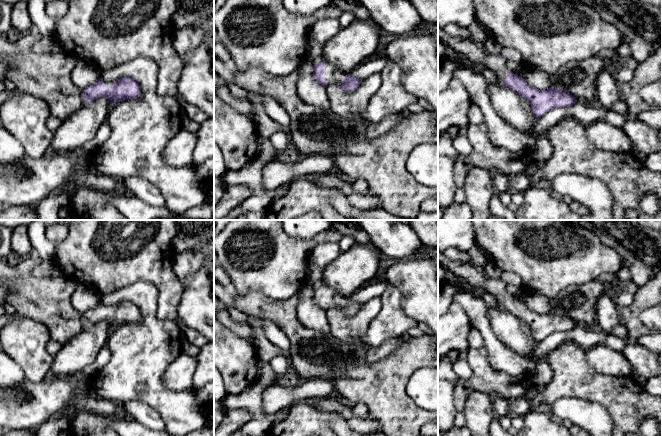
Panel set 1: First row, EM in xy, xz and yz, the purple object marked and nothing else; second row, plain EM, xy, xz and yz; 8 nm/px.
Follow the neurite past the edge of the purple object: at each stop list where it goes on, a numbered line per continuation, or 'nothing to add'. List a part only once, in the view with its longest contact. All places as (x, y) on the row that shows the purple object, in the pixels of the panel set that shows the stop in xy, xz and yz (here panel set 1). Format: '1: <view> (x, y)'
1: xz (333, 75)

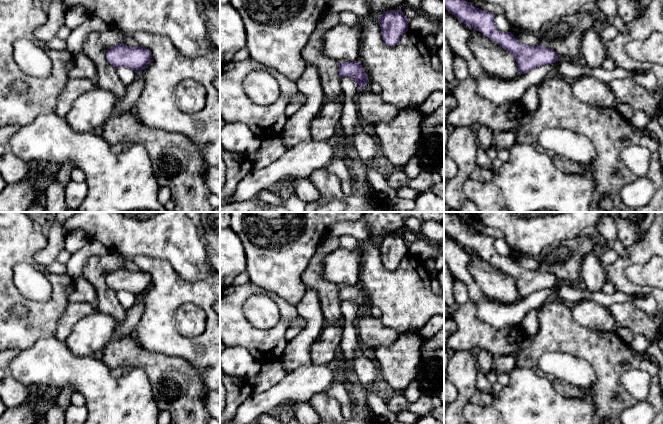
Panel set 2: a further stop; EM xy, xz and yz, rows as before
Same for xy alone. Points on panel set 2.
nothing to add

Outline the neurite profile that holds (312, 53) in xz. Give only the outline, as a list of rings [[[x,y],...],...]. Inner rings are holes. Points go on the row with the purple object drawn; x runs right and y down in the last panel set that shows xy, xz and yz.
[[[339,13],[324,15],[303,48],[302,59],[317,69],[326,100],[342,102],[344,95],[340,85],[339,63],[323,53],[324,35],[338,24]]]

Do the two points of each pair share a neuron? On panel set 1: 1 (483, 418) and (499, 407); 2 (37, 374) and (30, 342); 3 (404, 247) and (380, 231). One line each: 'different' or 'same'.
1: different
2: same
3: same

